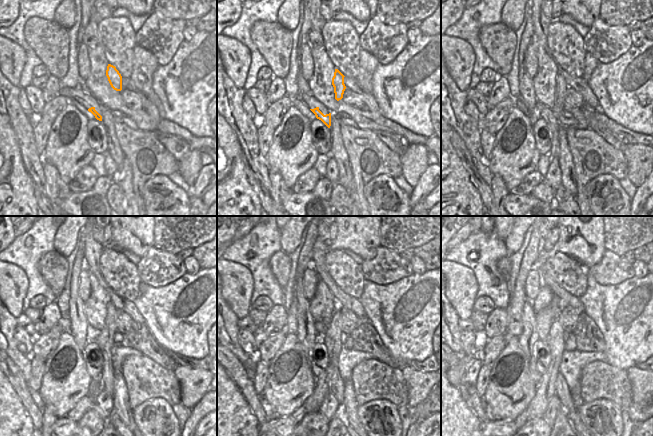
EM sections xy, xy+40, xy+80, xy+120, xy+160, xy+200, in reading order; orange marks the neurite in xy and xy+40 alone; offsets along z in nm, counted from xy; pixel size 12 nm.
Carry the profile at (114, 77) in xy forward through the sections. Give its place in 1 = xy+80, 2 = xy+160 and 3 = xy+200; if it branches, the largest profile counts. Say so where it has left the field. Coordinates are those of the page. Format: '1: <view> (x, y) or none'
1: xy+80 (552, 120)
2: xy+160 (324, 382)
3: xy+200 (552, 377)

